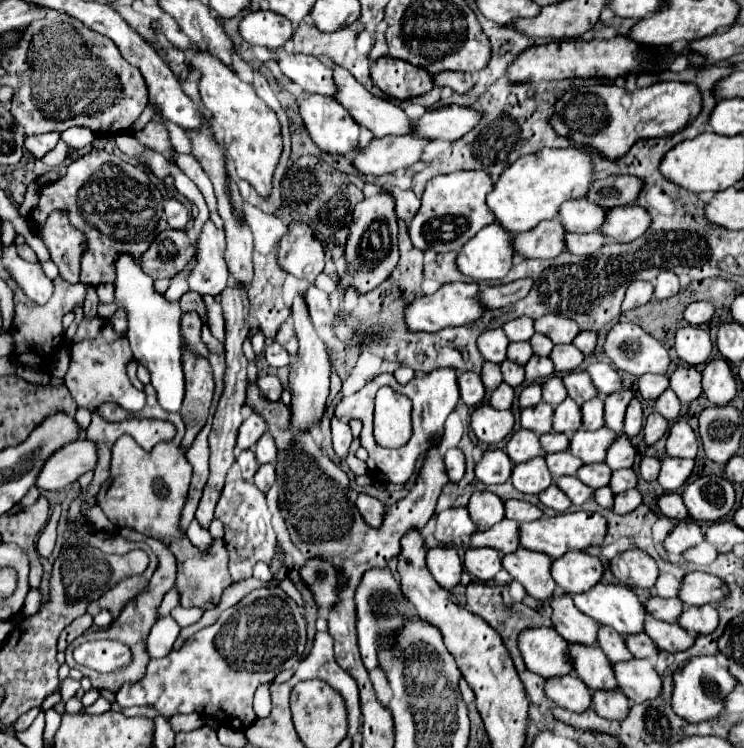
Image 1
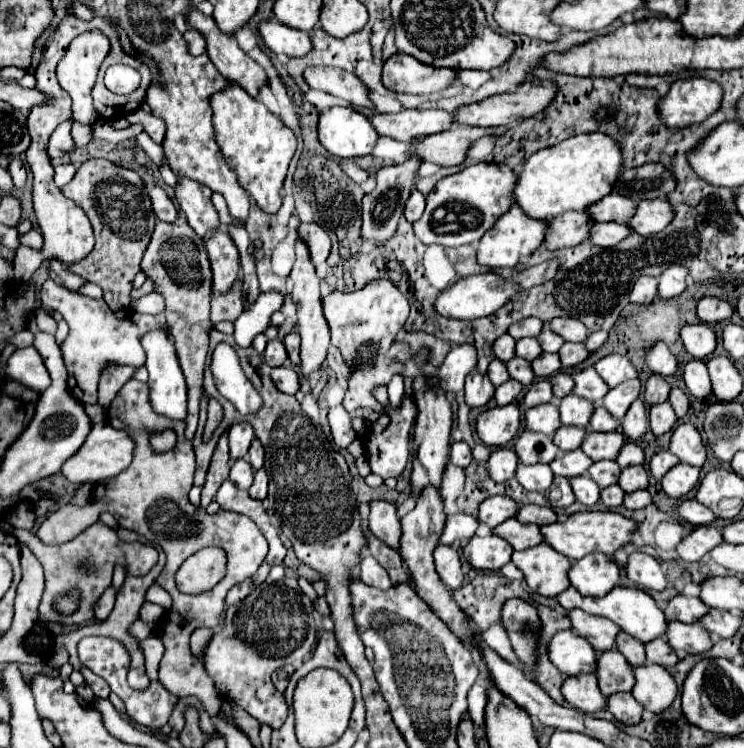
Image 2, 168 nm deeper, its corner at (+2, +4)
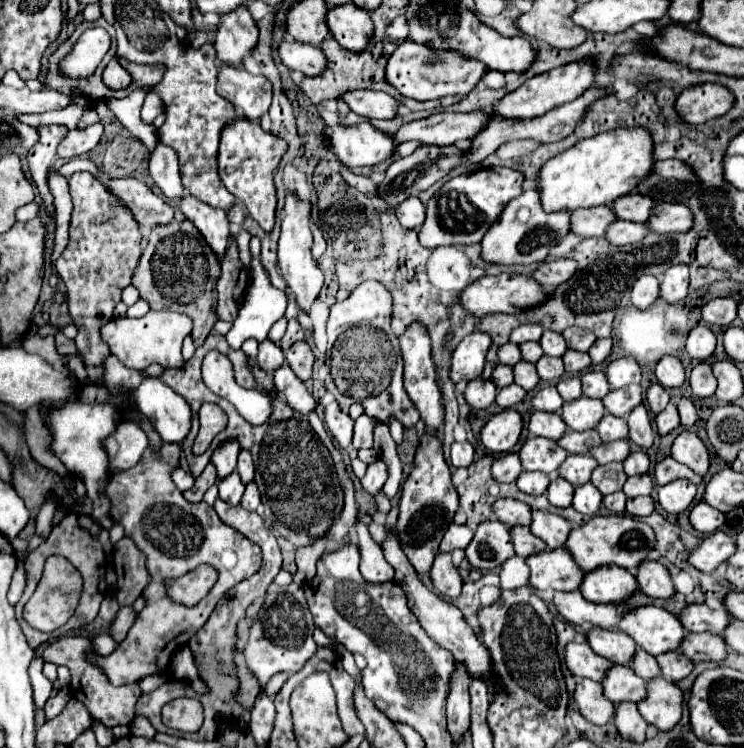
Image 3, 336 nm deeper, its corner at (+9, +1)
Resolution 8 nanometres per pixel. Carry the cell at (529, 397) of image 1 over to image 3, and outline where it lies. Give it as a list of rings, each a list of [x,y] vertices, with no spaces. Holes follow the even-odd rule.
[[[542,387],[534,399],[532,399],[532,409],[538,409],[538,411],[560,411],[562,407],[562,397],[558,397],[558,391],[556,387]]]

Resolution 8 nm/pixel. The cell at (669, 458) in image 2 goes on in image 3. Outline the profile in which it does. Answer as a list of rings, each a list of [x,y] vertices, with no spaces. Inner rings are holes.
[[[664,457],[660,463],[656,463],[654,467],[654,479],[658,485],[666,485],[670,481],[676,481],[676,479],[690,479],[694,483],[700,483],[702,477],[694,475],[686,465],[674,461],[672,457]]]

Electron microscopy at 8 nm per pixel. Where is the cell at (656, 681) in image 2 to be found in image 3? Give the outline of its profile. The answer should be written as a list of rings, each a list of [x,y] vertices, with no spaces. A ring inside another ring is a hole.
[[[662,677],[648,681],[646,697],[638,701],[640,715],[660,731],[672,729],[682,717],[682,691]]]

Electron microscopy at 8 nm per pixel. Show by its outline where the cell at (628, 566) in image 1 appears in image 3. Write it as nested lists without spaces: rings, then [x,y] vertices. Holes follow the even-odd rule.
[[[644,561],[638,565],[636,581],[642,593],[654,599],[668,599],[674,595],[674,587],[668,569],[658,561]]]

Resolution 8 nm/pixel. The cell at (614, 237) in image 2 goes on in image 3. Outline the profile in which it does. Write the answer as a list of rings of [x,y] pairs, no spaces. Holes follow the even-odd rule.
[[[614,221],[606,229],[606,241],[610,245],[628,245],[636,243],[642,237],[646,237],[650,229],[646,229],[644,223],[630,223],[630,221]]]

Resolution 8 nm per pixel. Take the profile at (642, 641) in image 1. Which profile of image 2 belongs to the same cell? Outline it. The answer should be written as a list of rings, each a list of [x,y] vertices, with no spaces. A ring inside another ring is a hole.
[[[655,640],[655,642],[645,644],[645,652],[647,652],[649,662],[661,664],[661,666],[665,666],[665,668],[679,662],[679,656],[675,654],[675,650],[673,650],[665,640]]]

